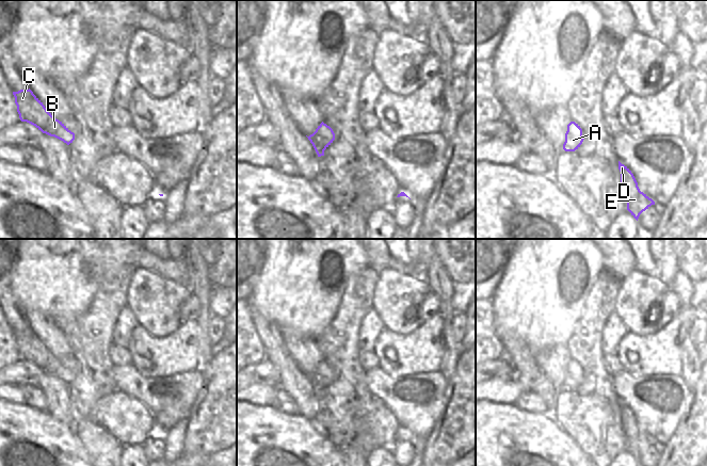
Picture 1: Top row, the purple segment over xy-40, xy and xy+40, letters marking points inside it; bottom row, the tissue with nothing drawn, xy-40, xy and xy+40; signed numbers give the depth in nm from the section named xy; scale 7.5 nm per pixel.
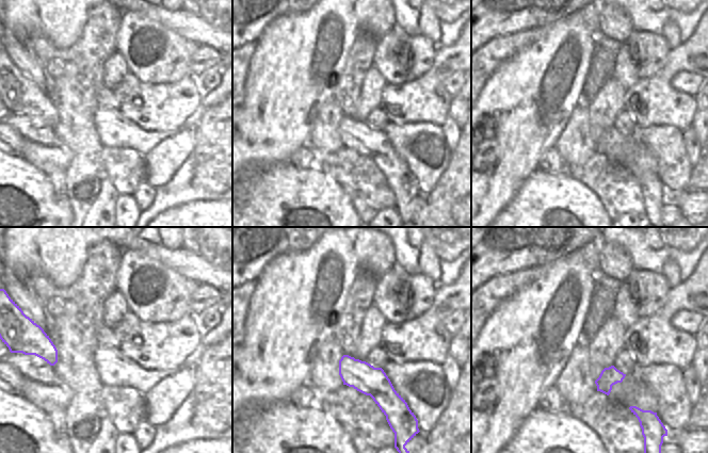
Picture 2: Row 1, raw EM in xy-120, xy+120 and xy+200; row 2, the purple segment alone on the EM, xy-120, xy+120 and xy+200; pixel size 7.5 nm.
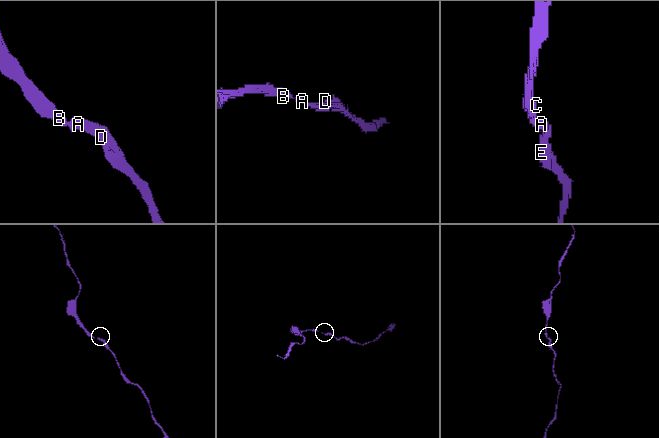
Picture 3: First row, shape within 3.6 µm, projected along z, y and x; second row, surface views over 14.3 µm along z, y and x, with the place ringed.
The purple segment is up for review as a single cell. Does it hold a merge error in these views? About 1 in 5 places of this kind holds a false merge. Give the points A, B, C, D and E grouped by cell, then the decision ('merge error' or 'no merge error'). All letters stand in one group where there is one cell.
groups A B C D E; no merge error

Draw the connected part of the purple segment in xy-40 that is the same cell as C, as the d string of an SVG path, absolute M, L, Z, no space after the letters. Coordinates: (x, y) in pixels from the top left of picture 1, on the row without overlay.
M30 327L13 331L13 334L21 360L35 365L43 372L54 375L67 384L73 382L75 372L48 350Z

